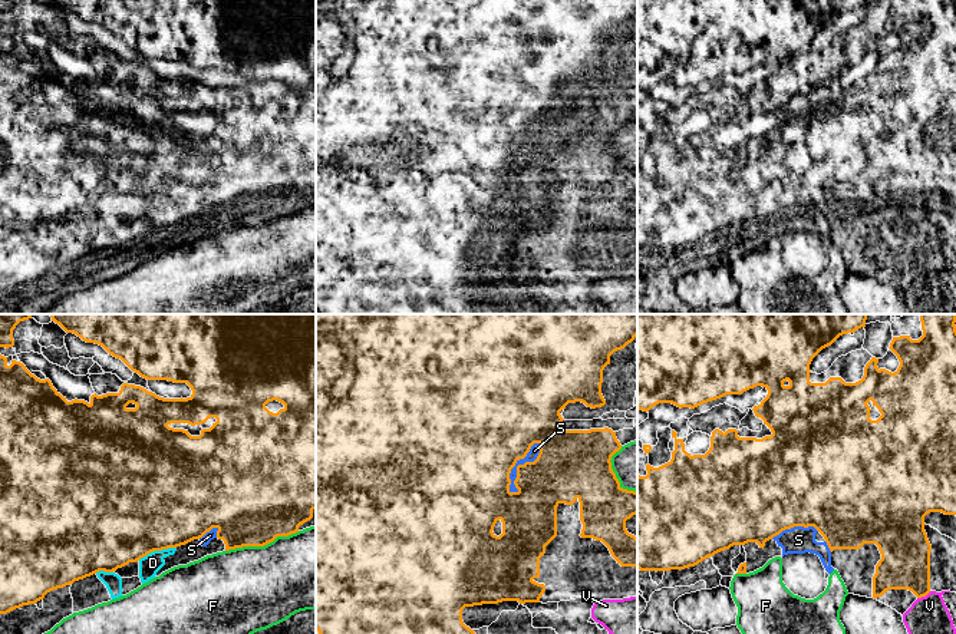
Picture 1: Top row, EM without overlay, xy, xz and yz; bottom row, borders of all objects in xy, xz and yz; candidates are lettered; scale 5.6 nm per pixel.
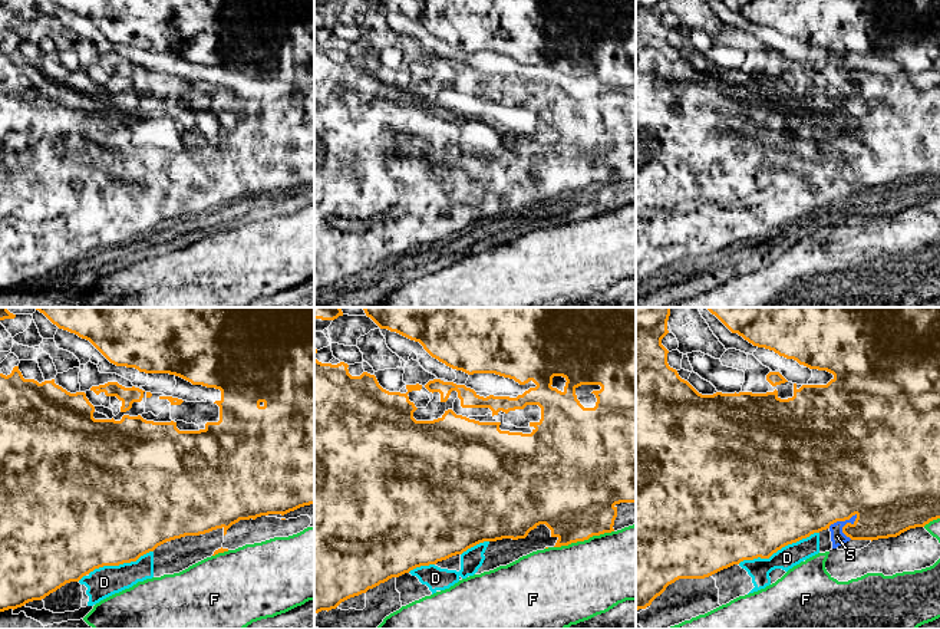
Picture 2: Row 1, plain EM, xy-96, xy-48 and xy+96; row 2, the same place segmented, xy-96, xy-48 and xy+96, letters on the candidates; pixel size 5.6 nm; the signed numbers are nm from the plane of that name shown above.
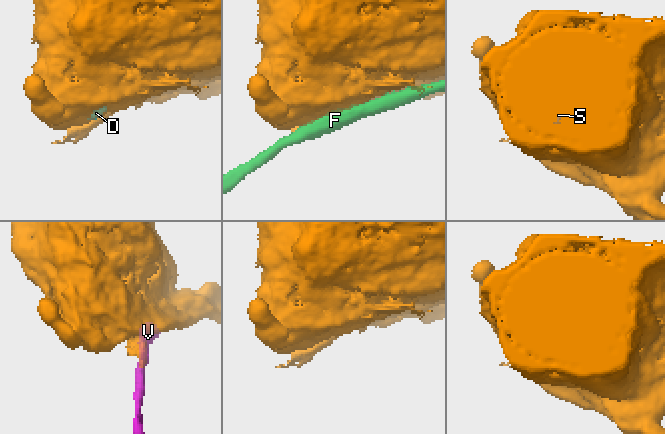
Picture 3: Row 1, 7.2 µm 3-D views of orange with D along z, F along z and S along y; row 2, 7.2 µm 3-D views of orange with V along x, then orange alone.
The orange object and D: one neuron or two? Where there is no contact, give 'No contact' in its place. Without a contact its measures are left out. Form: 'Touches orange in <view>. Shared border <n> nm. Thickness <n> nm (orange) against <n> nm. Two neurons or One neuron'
Touches orange in xy. Shared border 220 nm. Thickness 500 nm (orange) against 110 nm. One neuron

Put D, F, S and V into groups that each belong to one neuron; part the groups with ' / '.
D S / F / V

